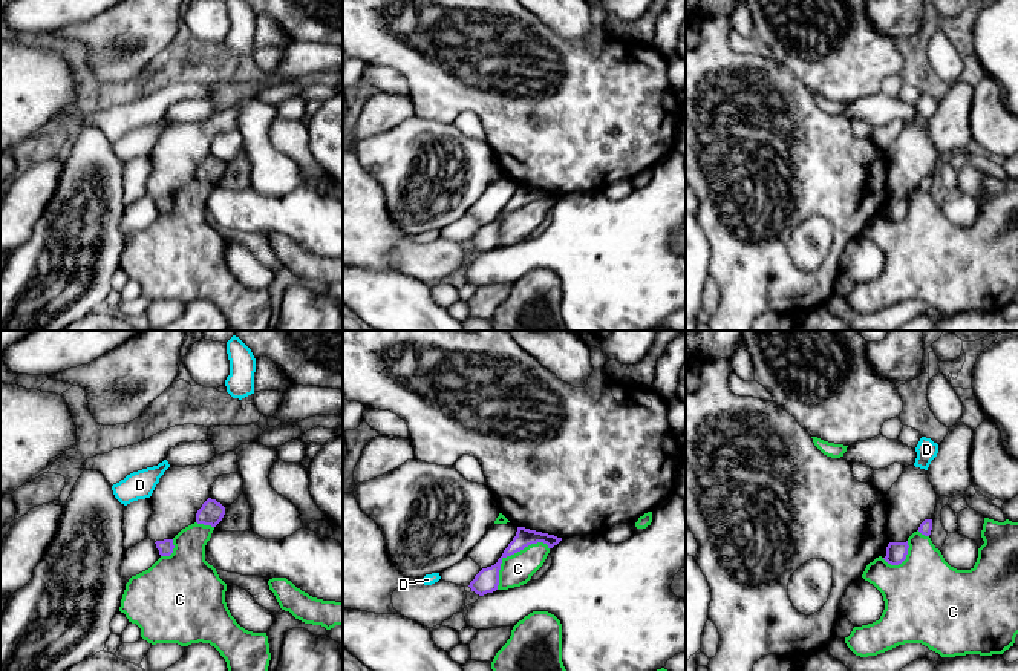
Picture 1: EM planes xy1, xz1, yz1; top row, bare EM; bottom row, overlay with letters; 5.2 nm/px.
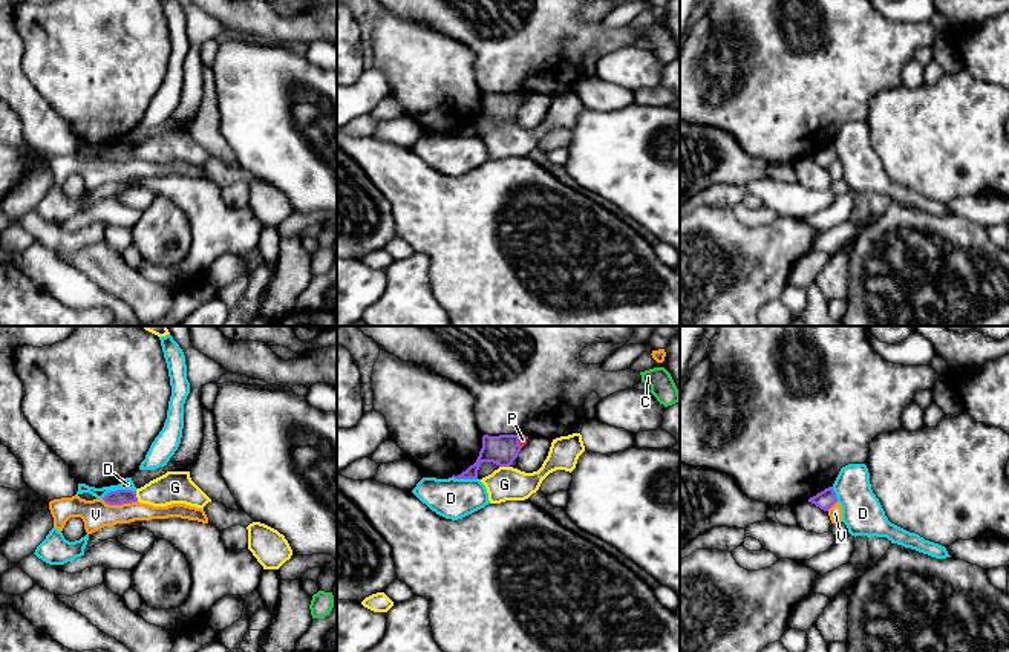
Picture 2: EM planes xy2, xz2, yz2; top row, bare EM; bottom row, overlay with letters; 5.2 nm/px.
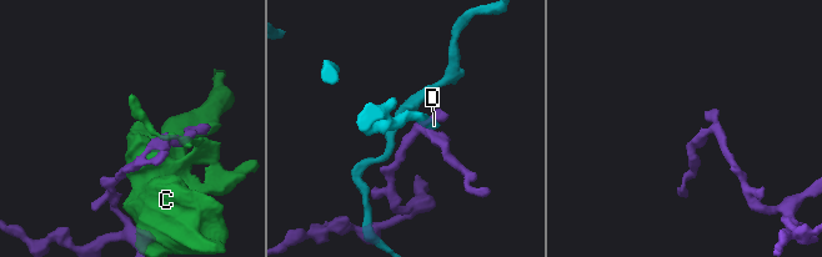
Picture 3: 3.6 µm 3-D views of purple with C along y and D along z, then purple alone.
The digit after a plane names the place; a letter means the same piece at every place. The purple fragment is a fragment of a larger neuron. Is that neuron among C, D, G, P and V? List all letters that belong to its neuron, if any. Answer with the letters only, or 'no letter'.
G

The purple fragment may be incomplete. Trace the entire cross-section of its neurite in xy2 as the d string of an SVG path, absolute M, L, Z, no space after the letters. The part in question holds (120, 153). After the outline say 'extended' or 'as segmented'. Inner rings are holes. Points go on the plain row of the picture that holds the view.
M167 129L136 148L110 148L103 158L109 162L141 159L153 164L167 164L171 161L185 161L196 165L204 165L211 159L211 156L191 138L190 129Z | extended

